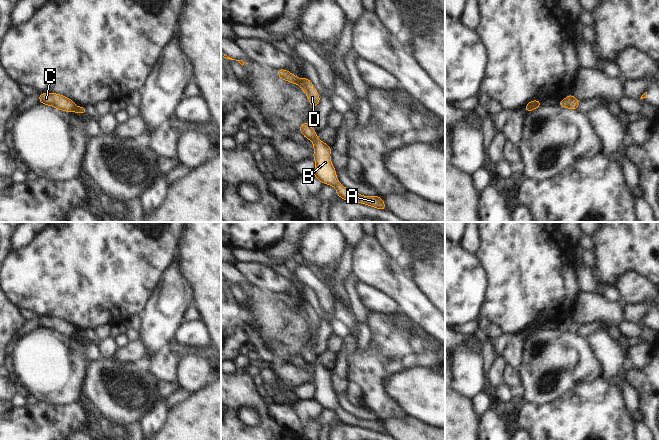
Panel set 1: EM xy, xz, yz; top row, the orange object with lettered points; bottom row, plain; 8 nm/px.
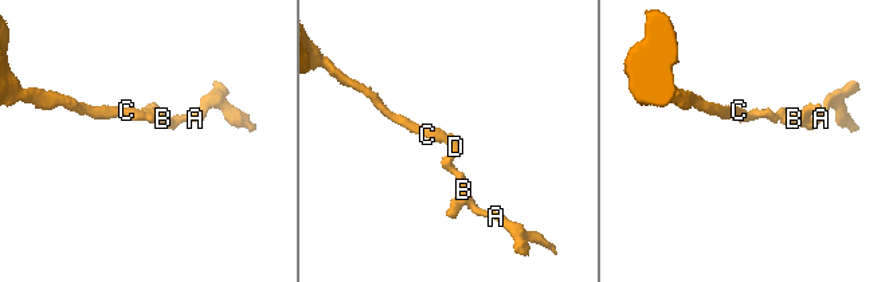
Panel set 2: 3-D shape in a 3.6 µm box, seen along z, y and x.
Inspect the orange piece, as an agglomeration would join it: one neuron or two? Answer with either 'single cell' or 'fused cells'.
fused cells

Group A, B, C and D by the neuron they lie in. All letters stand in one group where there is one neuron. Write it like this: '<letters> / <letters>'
A B D / C

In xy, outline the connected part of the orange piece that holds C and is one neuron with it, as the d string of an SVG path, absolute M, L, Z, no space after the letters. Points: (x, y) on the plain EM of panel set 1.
M39 317L39 326L66 336L74 336L76 332L73 324L57 317Z

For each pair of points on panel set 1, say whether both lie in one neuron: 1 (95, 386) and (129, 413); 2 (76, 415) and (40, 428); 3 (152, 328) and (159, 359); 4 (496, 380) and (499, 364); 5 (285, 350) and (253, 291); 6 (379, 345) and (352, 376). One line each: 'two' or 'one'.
1: one
2: one
3: two
4: one
5: one
6: one

